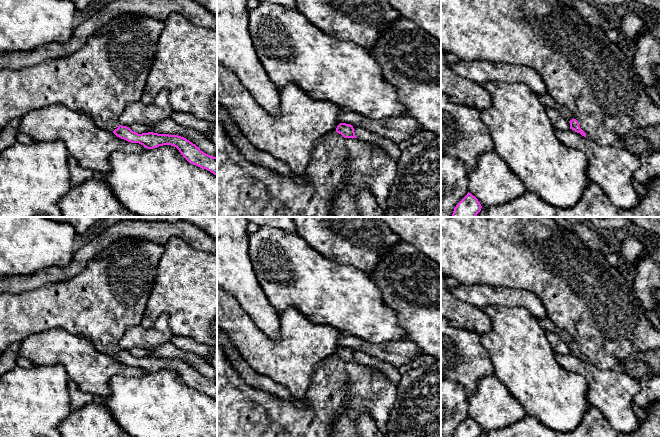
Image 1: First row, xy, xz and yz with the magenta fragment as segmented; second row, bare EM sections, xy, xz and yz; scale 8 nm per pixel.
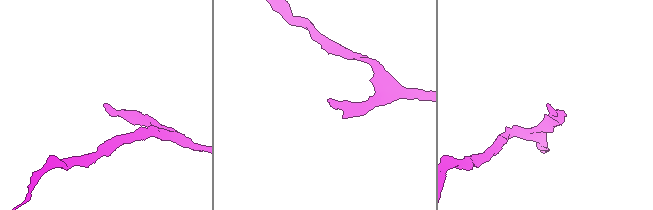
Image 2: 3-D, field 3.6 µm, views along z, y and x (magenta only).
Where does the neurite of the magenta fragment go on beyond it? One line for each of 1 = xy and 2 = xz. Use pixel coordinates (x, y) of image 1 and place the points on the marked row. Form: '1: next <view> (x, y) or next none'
1: next xy (109, 72)
2: next xz (244, 189)

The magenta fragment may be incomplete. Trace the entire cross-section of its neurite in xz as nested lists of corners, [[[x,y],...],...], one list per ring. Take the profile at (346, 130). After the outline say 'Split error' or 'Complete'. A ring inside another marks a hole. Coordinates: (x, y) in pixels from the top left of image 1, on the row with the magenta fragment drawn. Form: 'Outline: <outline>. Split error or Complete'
Outline: [[[217,122],[217,217],[330,217],[336,193],[347,192],[346,168],[351,161],[351,154],[346,147],[346,138],[357,138],[353,126],[346,123],[340,123],[335,131],[318,138],[314,143],[311,161],[300,175],[304,182],[297,184],[291,178],[249,162],[231,141],[223,124]]]. Split error

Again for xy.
Outline: [[[121,14],[89,36],[84,46],[70,56],[40,62],[23,69],[0,70],[0,132],[13,119],[21,119],[27,113],[42,107],[56,104],[89,115],[96,126],[113,132],[117,137],[131,143],[139,143],[147,149],[163,145],[176,147],[191,164],[206,169],[217,176],[217,157],[210,156],[195,144],[178,135],[153,132],[138,134],[129,127],[119,124],[124,109],[133,102],[141,100],[149,72],[157,52],[158,38],[164,28],[164,21],[147,15]]]. Split error

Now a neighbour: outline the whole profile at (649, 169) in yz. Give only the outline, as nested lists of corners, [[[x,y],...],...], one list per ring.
[[[653,150],[648,155],[639,157],[640,166],[634,173],[634,178],[642,185],[660,177],[660,151]]]

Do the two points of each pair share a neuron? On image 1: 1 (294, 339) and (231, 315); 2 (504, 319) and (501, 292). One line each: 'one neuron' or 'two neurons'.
1: one neuron
2: two neurons

